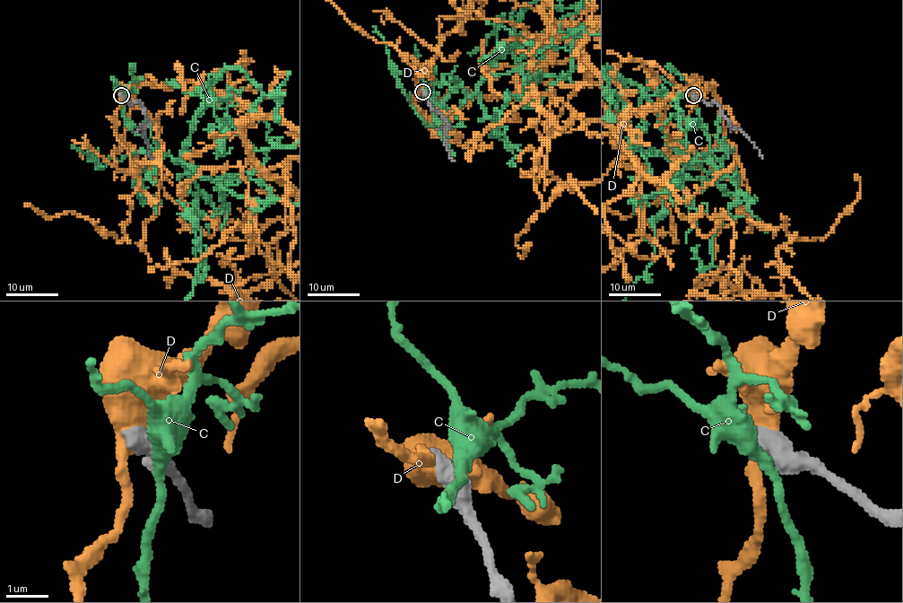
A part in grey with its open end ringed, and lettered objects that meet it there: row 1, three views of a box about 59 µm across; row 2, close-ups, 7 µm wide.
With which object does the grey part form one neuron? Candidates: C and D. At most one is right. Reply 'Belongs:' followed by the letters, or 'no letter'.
Belongs: no letter

